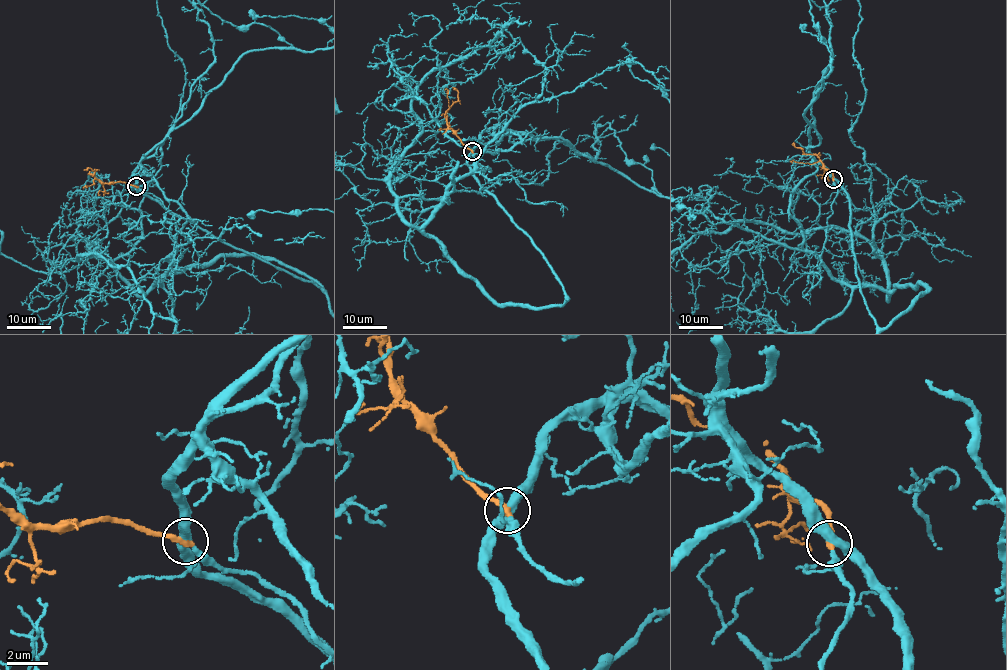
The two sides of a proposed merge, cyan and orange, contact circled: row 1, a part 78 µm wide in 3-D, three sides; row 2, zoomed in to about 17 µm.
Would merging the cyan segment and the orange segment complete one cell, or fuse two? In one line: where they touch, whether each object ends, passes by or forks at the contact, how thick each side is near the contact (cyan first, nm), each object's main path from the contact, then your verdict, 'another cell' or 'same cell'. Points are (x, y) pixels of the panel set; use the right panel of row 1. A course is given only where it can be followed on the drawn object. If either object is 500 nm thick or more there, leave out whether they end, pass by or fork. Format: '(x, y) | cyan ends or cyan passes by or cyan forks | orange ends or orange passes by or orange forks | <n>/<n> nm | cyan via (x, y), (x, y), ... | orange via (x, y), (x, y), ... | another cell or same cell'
(833, 179) | cyan forks | orange ends | 360/320 nm | cyan via (833, 179), (821, 265), (886, 300), (873, 258), (885, 235), (870, 219), (876, 180), (857, 137) | orange via (833, 179), (834, 176), (821, 161), (792, 144) | same cell

